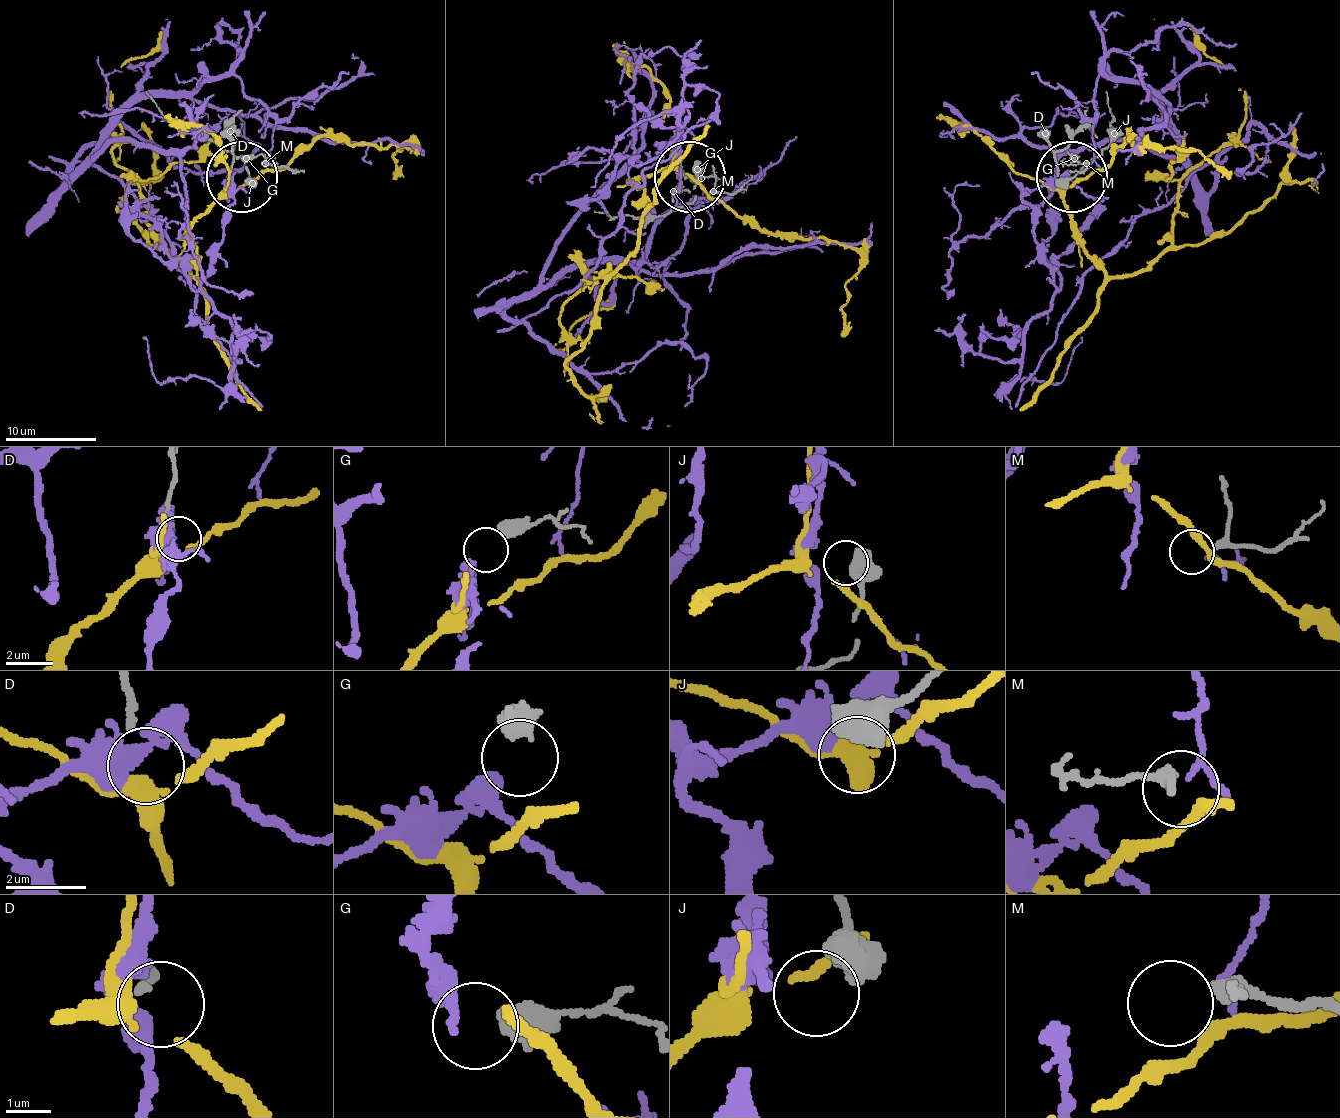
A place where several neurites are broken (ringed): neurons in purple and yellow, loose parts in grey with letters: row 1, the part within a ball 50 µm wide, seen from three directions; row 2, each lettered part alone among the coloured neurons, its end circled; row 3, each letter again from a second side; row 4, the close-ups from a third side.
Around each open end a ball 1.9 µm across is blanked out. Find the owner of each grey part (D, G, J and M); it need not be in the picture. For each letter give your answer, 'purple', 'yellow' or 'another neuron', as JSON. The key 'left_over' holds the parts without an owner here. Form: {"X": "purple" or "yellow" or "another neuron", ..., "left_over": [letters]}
{"D": "yellow", "G": "another neuron", "J": "another neuron", "M": "another neuron", "left_over": ["G", "J", "M"]}

